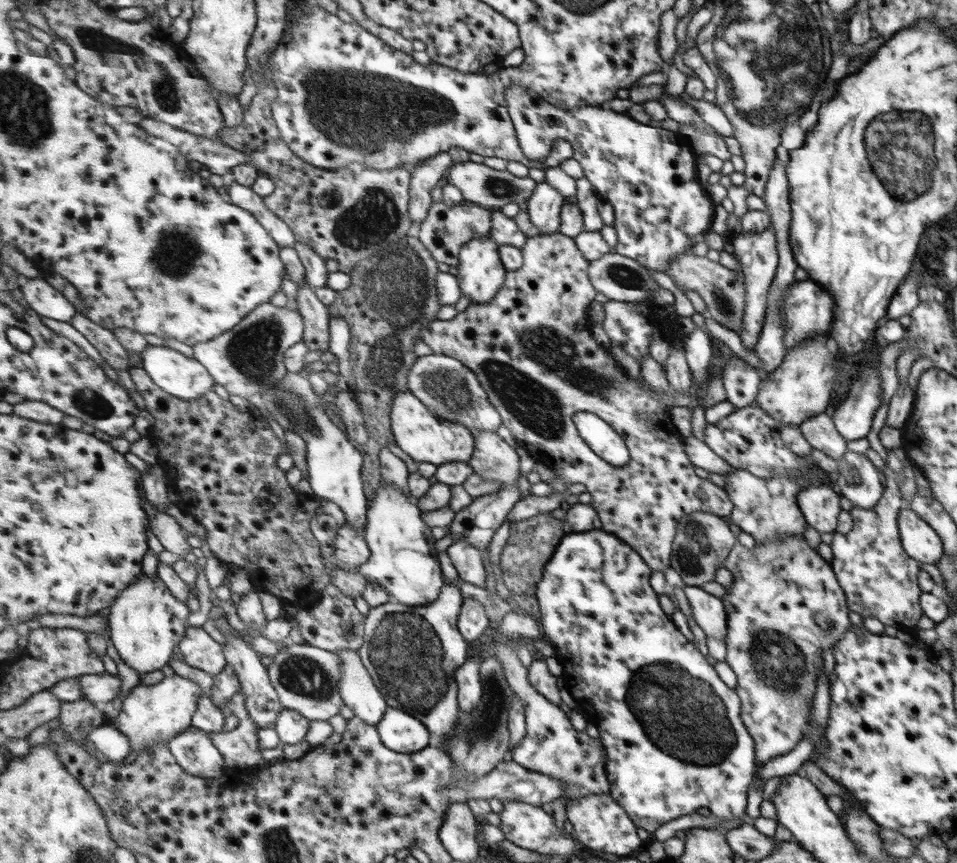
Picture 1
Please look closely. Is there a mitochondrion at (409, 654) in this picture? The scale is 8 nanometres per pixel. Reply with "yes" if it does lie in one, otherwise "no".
yes

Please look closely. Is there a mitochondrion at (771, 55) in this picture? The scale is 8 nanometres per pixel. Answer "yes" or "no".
yes

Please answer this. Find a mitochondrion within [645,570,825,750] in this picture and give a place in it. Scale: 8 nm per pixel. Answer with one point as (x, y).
(774, 660)

